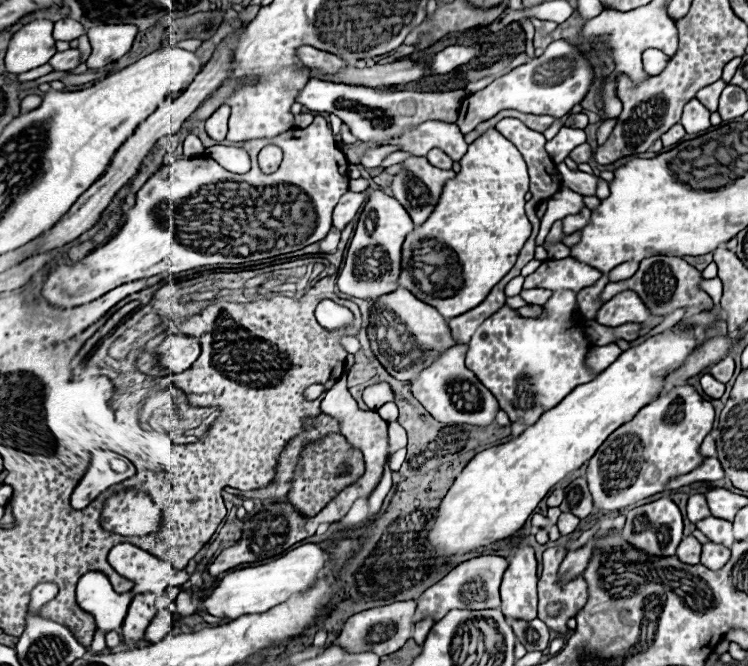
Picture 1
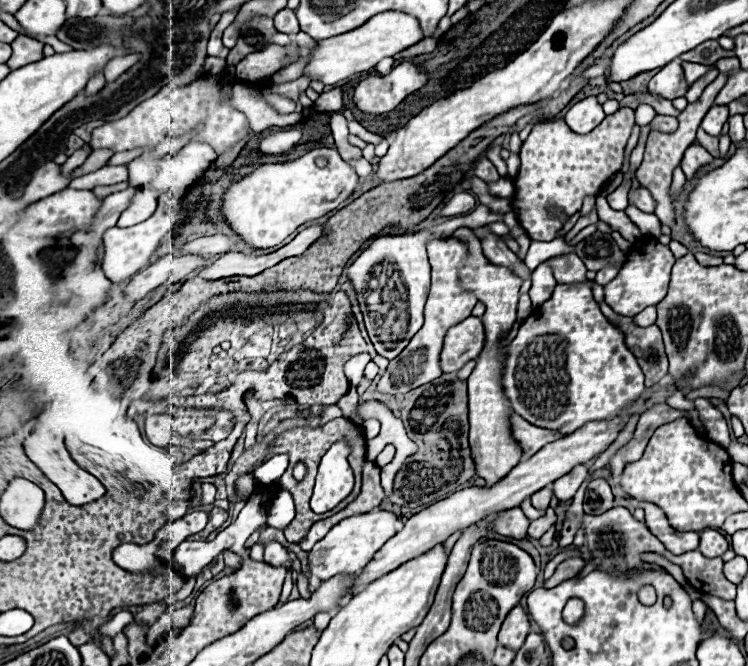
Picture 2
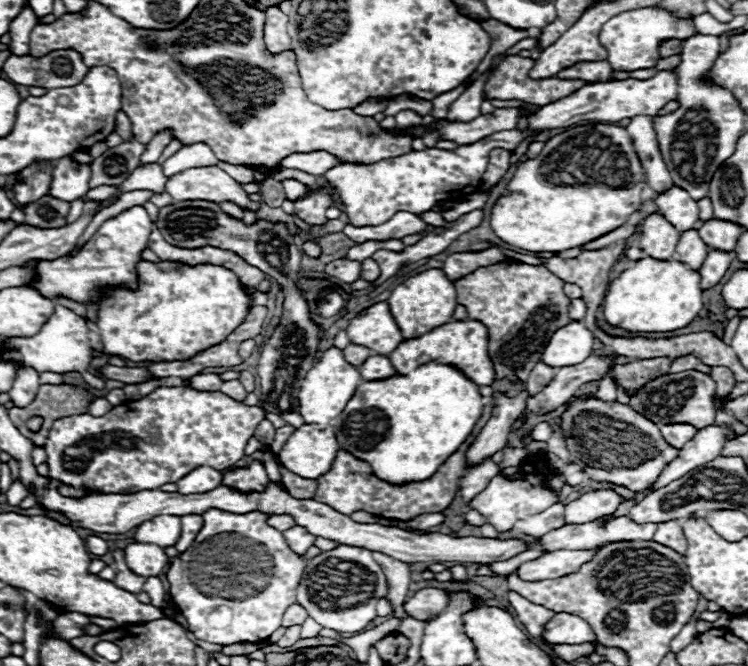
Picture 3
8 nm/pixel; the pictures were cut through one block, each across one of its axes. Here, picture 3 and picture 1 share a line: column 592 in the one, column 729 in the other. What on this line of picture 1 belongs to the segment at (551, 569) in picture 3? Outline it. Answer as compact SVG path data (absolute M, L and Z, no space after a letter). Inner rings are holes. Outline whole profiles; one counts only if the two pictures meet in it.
M714 542L702 544L702 564L710 570L720 570L730 558L730 548Z

